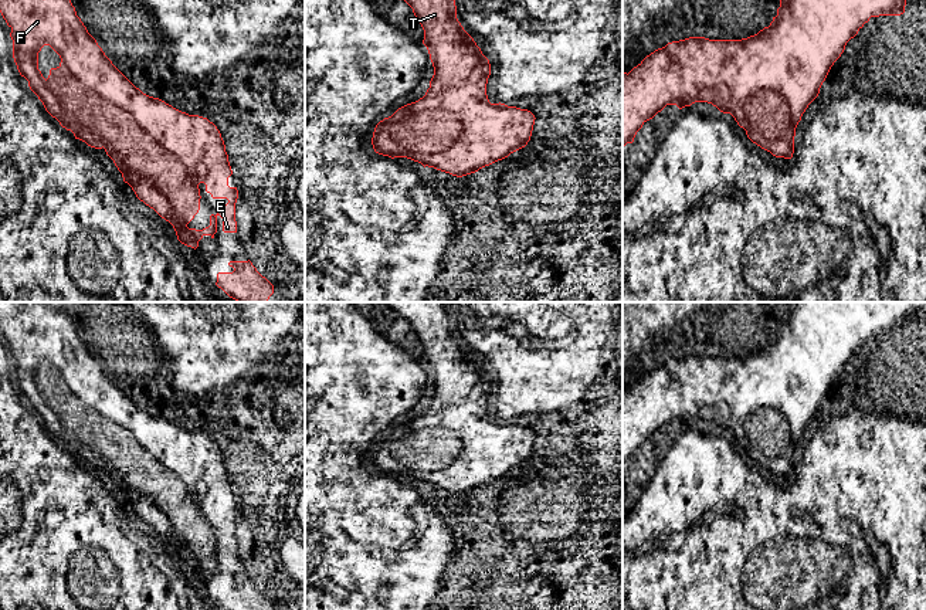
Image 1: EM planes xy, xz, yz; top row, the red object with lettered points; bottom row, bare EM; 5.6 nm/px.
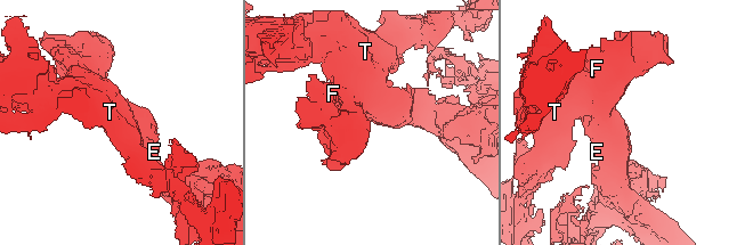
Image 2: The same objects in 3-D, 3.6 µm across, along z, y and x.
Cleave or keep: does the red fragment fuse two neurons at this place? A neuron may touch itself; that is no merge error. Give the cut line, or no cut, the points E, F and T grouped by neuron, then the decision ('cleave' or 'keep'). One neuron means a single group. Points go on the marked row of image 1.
no cut; E F T; keep

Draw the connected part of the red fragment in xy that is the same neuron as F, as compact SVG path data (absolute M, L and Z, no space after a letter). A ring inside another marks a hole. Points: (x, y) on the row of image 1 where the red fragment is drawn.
M0 0L0 13L11 28L13 58L21 77L28 81L30 89L43 102L45 111L55 118L62 128L71 131L75 139L85 142L95 149L105 149L122 173L123 182L135 192L136 197L153 209L162 218L169 221L177 240L191 248L199 247L204 235L214 238L217 233L217 217L223 218L224 233L237 233L235 203L237 187L228 186L233 174L225 145L217 126L207 118L189 115L159 98L149 96L136 88L105 55L96 40L77 16L71 0ZM44 45L50 45L61 58L57 68L50 70L45 79L38 70L38 52ZM199 184L206 184L206 192L213 199L227 199L227 204L220 204L217 214L210 216L210 226L203 230L189 228L187 224L200 210Z

